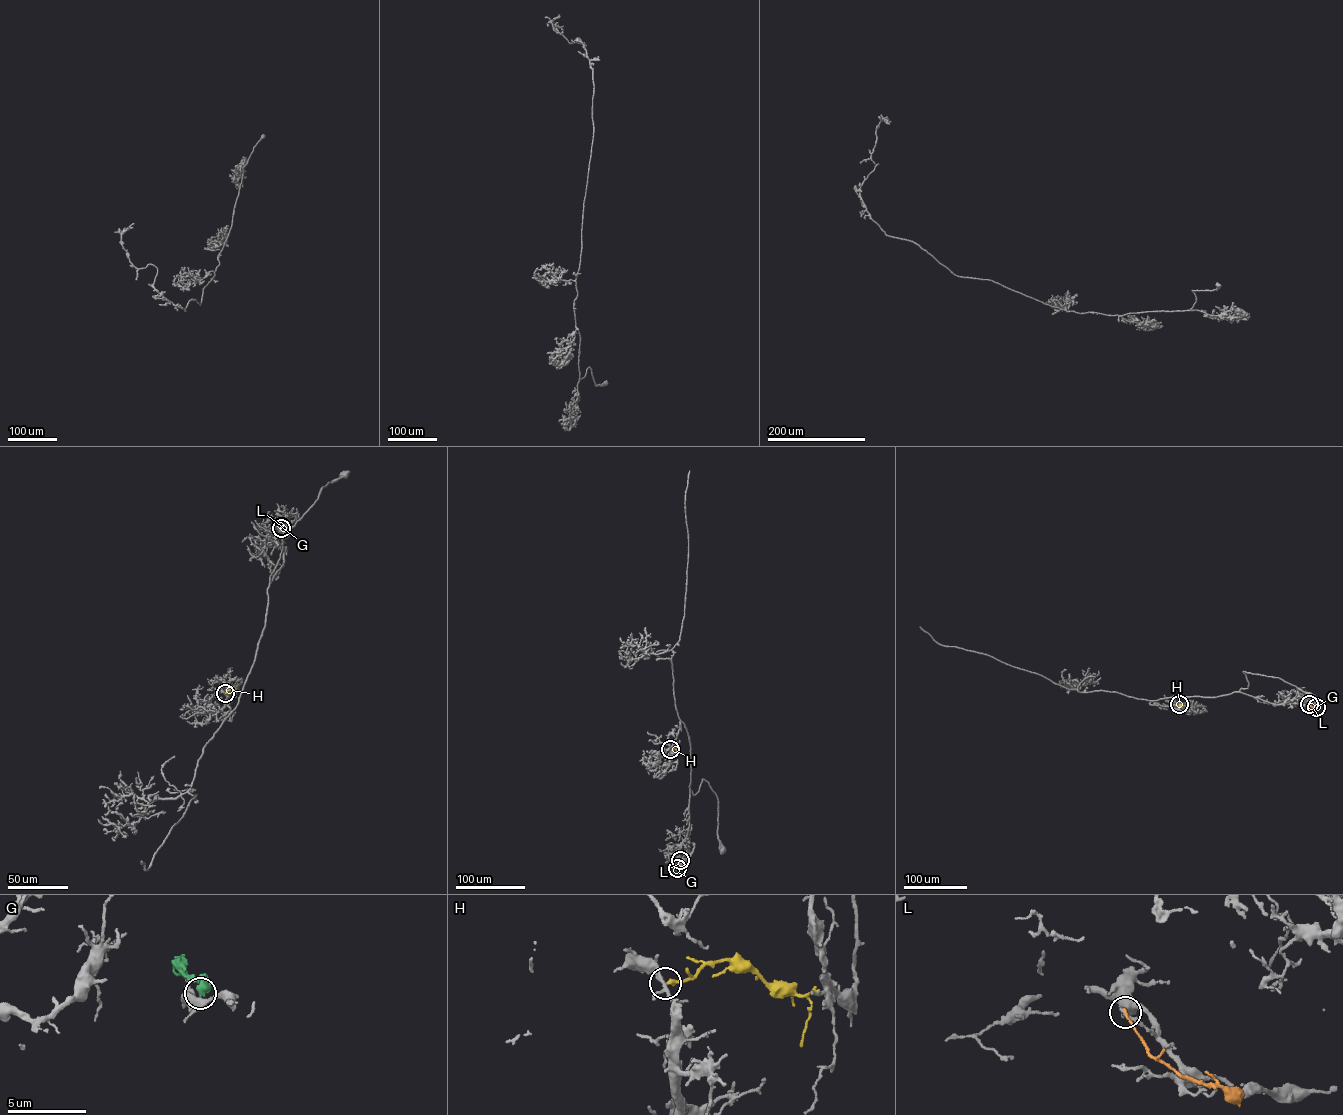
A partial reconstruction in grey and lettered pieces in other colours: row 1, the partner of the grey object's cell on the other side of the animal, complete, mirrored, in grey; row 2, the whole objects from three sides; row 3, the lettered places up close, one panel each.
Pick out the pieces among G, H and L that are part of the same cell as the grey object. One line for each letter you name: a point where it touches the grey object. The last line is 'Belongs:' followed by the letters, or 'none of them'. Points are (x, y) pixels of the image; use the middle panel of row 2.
Belongs: none of them

